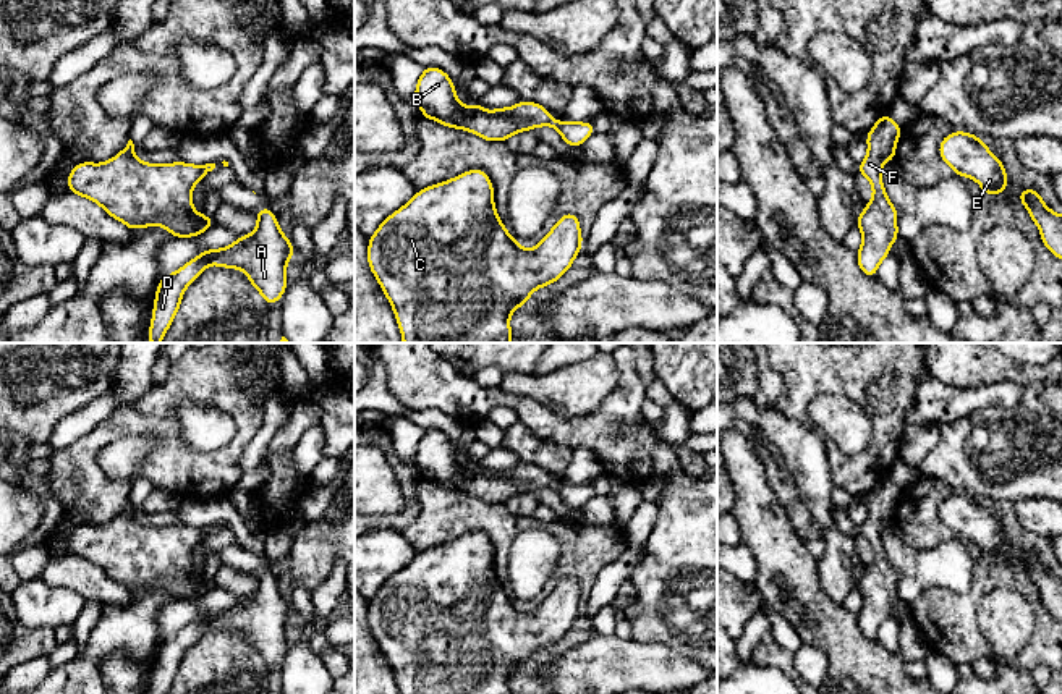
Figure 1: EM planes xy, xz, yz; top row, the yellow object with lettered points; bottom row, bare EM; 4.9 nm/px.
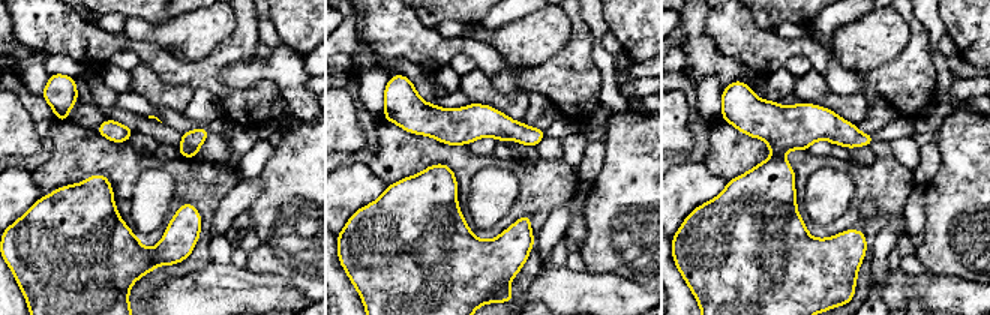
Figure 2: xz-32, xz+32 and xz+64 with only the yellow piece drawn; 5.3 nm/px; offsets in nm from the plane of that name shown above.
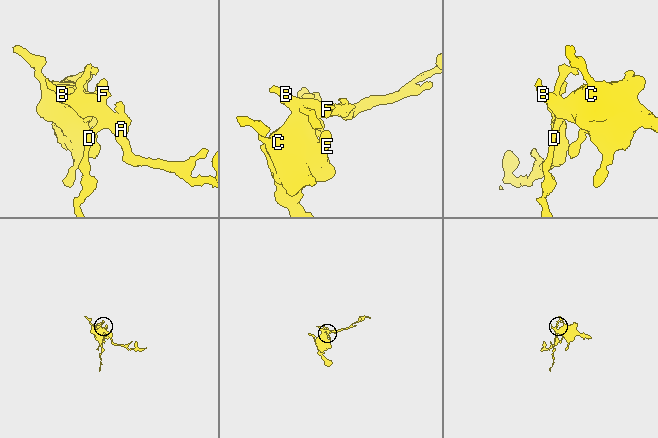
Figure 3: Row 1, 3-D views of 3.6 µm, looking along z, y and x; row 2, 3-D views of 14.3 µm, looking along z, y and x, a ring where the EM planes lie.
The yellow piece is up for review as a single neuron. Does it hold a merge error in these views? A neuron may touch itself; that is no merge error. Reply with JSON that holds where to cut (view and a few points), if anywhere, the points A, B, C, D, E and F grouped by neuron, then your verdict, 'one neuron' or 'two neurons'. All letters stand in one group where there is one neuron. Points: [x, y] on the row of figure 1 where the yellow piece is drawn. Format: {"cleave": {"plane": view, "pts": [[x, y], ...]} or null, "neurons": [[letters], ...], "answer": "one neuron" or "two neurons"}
{"cleave": null, "neurons": [["A", "B", "C", "D", "E", "F"]], "answer": "one neuron"}

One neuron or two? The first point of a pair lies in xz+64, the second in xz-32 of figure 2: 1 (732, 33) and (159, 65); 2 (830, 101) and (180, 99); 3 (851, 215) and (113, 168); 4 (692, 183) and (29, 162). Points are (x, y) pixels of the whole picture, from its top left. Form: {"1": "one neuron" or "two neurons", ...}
{"1": "one neuron", "2": "one neuron", "3": "one neuron", "4": "two neurons"}

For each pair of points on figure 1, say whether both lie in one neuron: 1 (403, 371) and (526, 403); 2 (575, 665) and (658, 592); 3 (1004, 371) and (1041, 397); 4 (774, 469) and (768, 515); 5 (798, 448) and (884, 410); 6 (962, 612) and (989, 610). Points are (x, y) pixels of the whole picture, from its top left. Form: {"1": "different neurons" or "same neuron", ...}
{"1": "same neuron", "2": "different neurons", "3": "different neurons", "4": "different neurons", "5": "different neurons", "6": "different neurons"}

